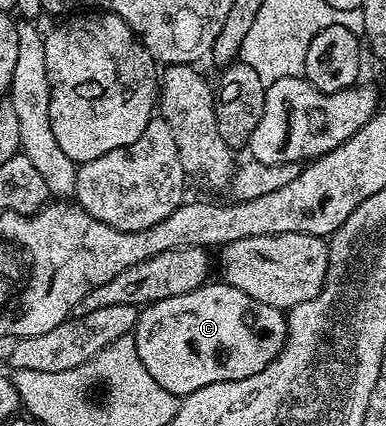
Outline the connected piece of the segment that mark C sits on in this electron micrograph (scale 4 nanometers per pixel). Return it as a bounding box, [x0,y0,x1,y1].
[146,281,288,397]

